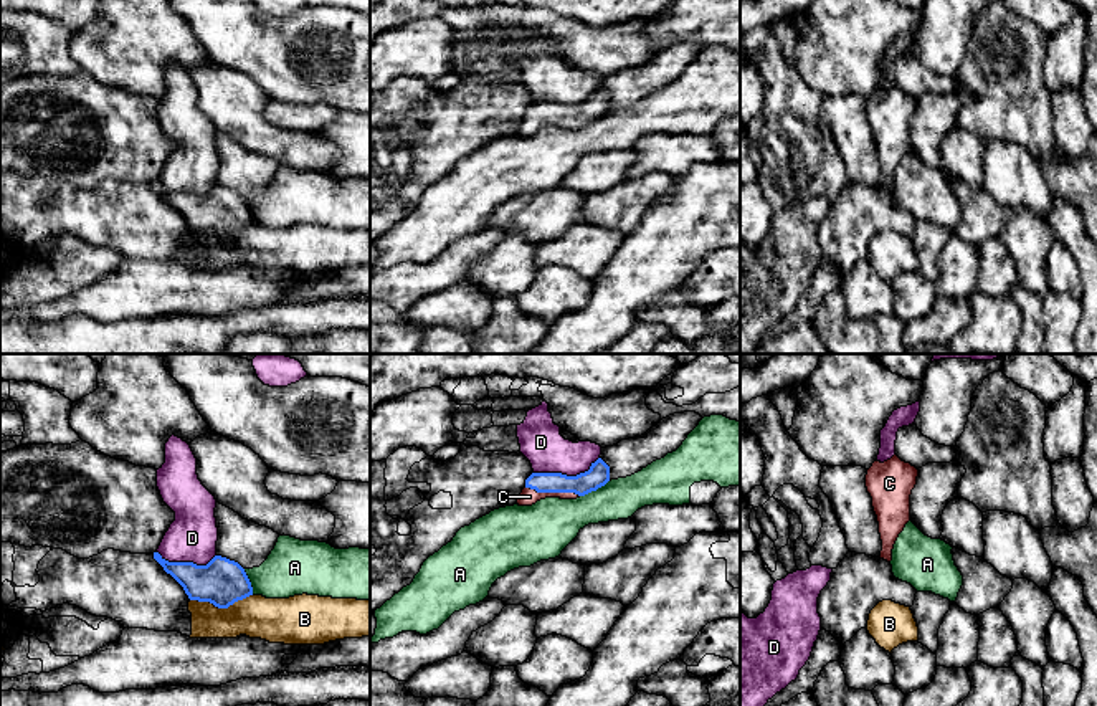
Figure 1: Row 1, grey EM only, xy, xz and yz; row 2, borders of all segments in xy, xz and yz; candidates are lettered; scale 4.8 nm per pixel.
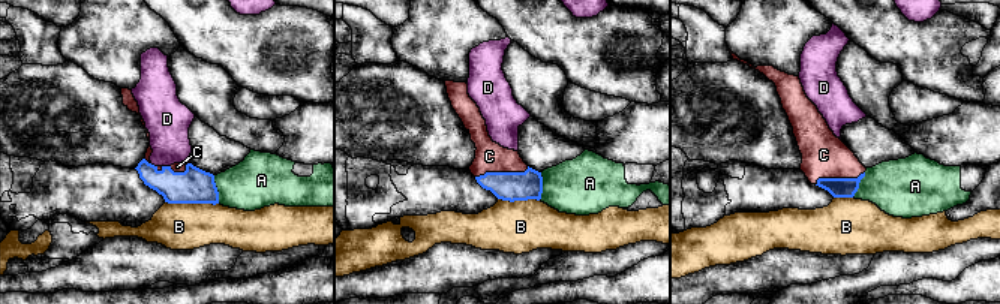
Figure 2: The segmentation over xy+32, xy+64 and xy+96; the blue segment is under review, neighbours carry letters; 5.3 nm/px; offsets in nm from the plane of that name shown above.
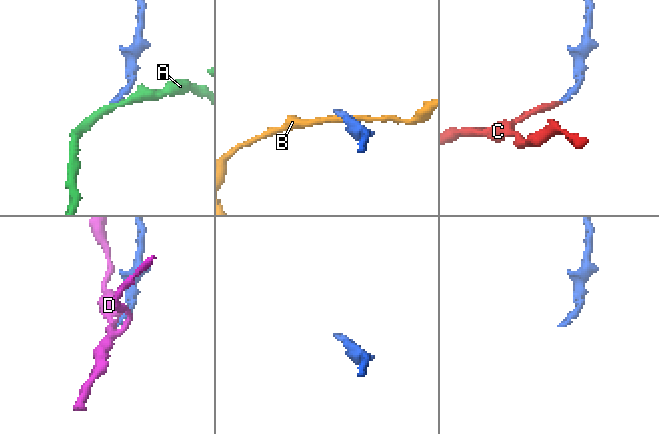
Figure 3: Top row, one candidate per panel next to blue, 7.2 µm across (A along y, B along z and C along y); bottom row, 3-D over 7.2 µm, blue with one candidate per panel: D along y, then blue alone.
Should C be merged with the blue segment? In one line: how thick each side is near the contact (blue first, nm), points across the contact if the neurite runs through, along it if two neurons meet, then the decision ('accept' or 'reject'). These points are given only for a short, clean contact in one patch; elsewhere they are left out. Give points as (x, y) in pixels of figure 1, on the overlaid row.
110/80 nm | across xz (598, 475), (552, 491), (534, 491), (529, 496) | accept

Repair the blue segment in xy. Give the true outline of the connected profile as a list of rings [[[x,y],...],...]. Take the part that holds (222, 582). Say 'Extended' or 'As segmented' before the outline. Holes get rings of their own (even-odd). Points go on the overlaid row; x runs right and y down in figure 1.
As segmented. [[[154,552],[154,559],[183,587],[190,600],[228,608],[235,602],[253,595],[245,569],[226,557],[215,556],[207,565],[169,562],[159,552]]]

